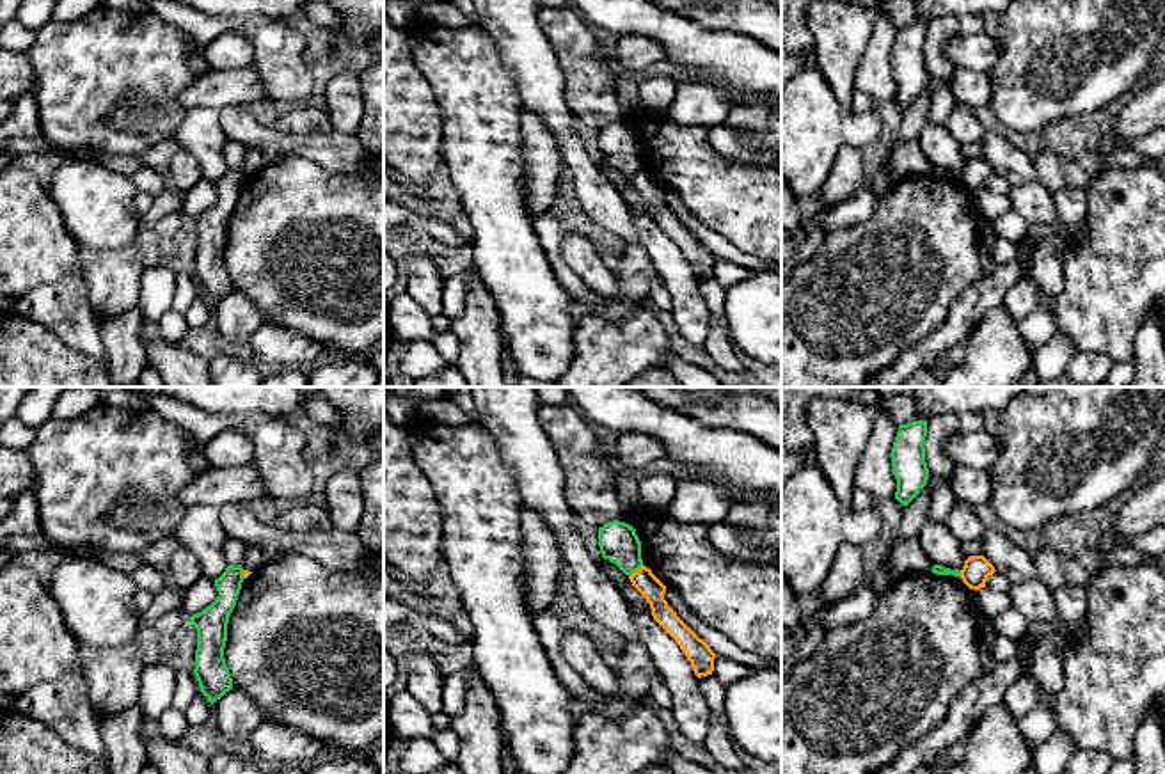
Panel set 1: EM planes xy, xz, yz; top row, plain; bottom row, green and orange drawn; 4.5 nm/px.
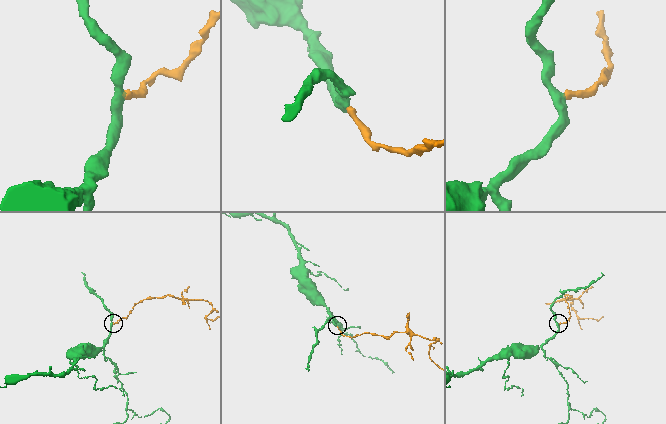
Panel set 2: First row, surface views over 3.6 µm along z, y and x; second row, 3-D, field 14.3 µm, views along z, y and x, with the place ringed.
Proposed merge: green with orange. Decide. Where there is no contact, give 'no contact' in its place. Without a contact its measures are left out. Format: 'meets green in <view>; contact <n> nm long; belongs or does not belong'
meets green in xz; contact 90 nm long; does not belong

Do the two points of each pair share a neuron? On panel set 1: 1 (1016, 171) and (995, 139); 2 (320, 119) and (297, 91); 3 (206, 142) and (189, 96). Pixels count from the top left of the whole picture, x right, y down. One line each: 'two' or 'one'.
1: one
2: two
3: two

